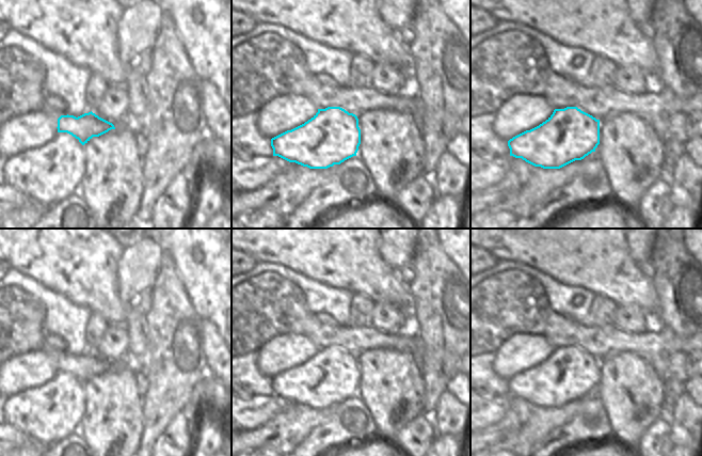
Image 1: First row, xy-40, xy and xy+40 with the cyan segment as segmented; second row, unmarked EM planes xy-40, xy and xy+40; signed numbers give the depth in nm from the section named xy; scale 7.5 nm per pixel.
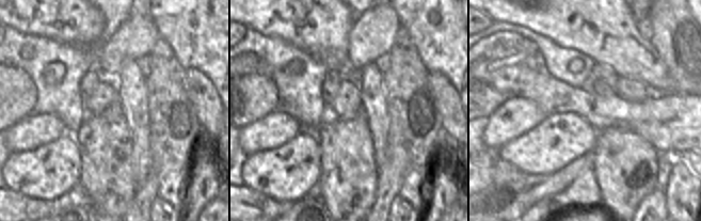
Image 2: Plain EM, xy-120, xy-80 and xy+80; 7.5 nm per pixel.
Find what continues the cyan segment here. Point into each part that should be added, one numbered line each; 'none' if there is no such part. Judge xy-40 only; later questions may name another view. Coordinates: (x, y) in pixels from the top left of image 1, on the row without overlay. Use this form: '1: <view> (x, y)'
1: xy-40 (47, 413)

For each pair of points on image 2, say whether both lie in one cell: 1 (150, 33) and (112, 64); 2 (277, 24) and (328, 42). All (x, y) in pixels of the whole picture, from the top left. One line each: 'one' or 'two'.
1: one
2: one

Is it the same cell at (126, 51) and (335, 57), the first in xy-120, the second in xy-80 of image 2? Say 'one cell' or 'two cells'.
two cells

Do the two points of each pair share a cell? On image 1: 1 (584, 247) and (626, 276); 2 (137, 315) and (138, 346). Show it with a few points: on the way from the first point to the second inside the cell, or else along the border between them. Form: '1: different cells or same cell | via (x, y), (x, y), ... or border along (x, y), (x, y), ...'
1: same cell | via (594, 255), (616, 276)
2: same cell | via (137, 323), (137, 339)

